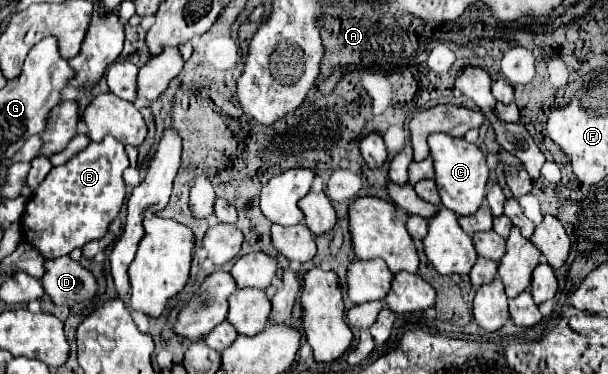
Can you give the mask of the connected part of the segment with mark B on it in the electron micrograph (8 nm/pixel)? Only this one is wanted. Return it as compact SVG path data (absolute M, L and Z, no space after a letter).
M104 136L102 142L92 142L78 154L74 154L66 164L56 166L42 180L42 184L32 192L26 202L26 212L20 220L22 236L30 242L44 258L58 258L70 254L74 248L82 248L86 242L98 240L108 232L110 222L118 216L122 202L126 198L126 188L122 182L122 172L128 168L128 156L124 144L112 136Z

